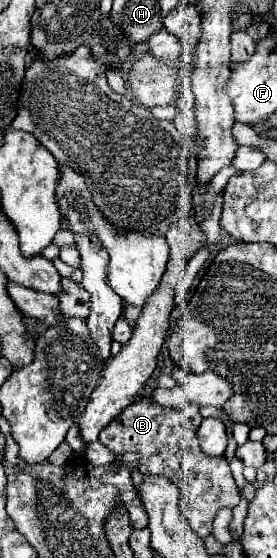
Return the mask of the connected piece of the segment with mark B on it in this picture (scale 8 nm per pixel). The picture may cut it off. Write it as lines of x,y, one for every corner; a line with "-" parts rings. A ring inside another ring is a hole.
140,396
134,404
126,406
126,410
122,410
102,432
100,432
100,442
112,450
114,454
124,454
124,452
140,452
140,464
138,470
144,476
164,476
168,480
172,480
178,490
180,490
180,502
178,502
178,510
180,514
186,518
188,526
204,540
208,534
212,534
212,522
214,516
220,508
234,508
240,501
240,490
232,478
229,464
224,457
212,458
206,456
200,446
198,446
198,438
196,438
196,430
202,422
202,416
198,412
194,412
196,408
184,410
182,418
178,418
178,408
166,408
166,406
158,406
154,404
152,398

